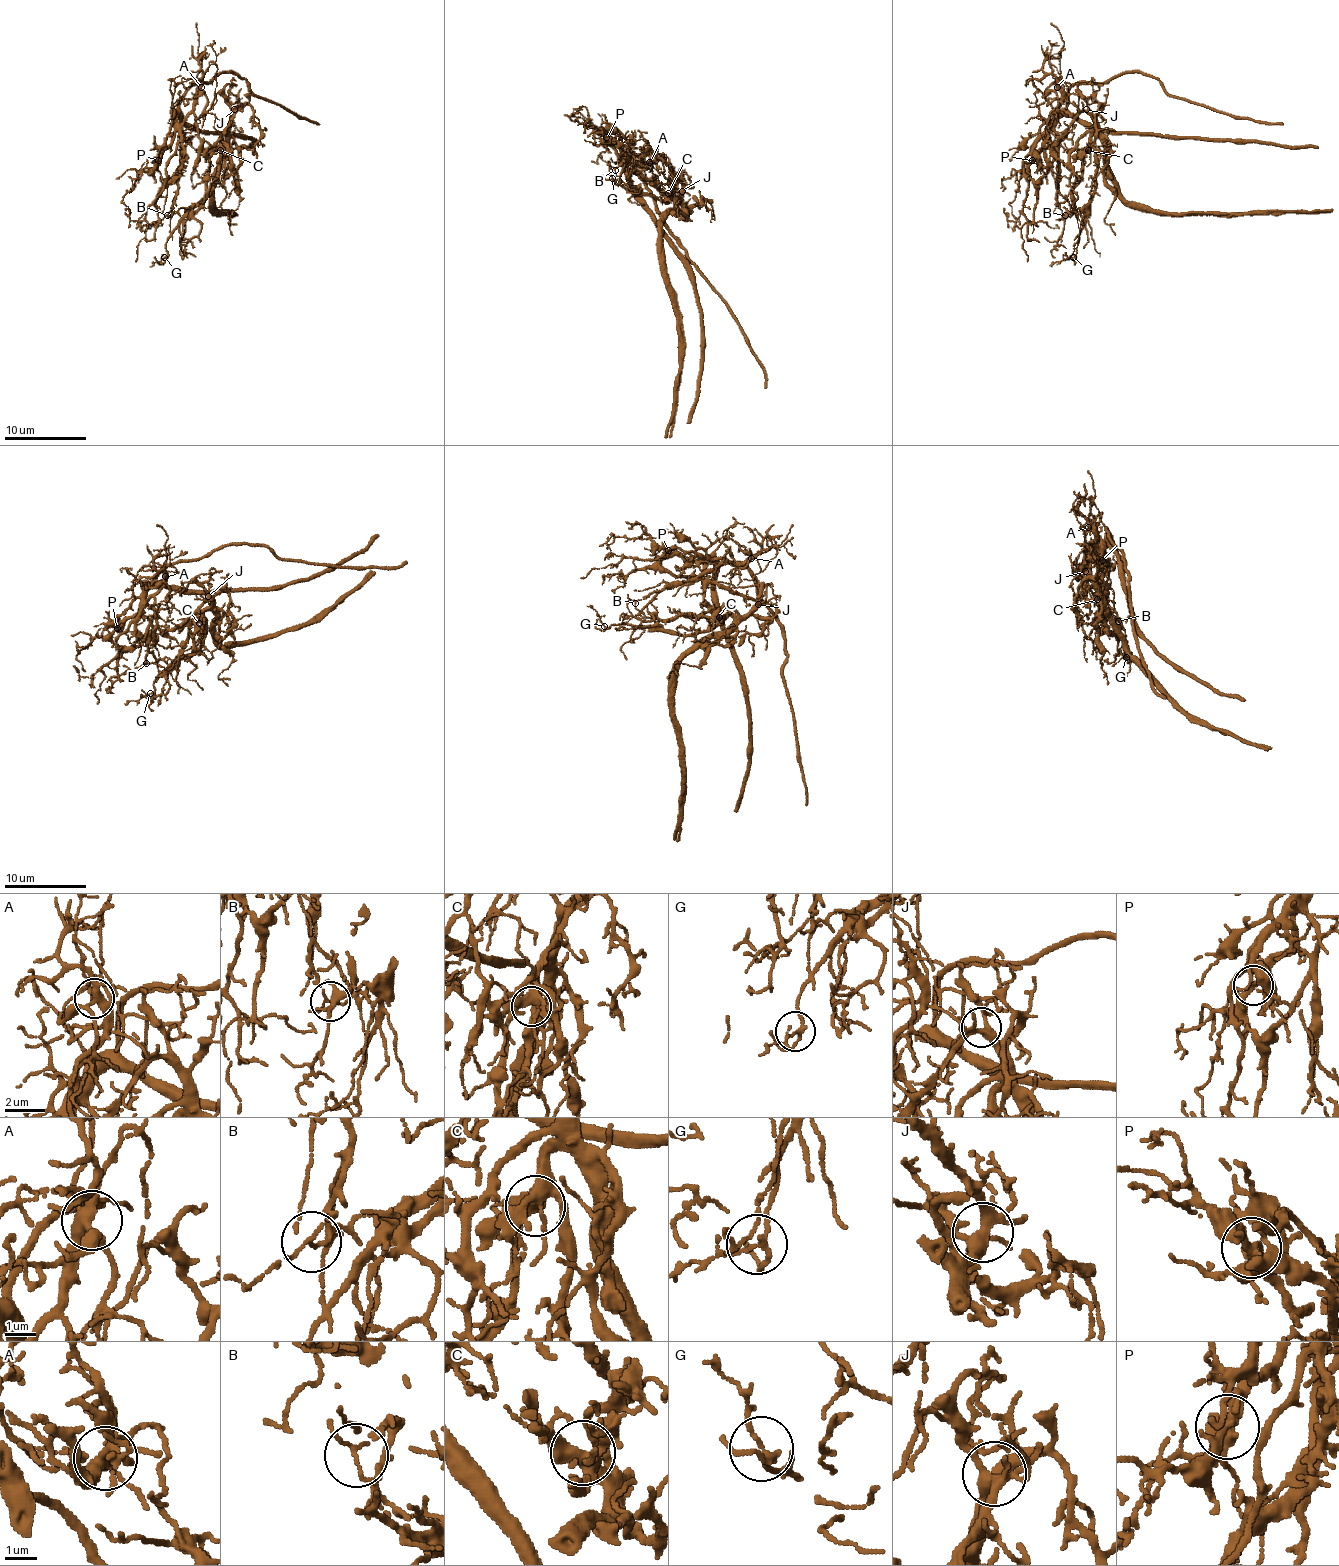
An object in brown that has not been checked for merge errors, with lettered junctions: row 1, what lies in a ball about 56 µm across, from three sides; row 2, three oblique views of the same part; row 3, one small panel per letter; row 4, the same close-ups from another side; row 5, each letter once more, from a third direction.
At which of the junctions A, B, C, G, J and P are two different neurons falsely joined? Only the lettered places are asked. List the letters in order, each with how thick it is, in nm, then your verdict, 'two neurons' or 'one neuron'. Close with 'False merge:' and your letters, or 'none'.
A: calibre 360 nm; one neuron
B: calibre 90 nm; two neurons
C: calibre 420 nm; one neuron
G: calibre 150 nm; one neuron
J: calibre 360 nm; one neuron
P: calibre 280 nm; one neuron
False merge: B

